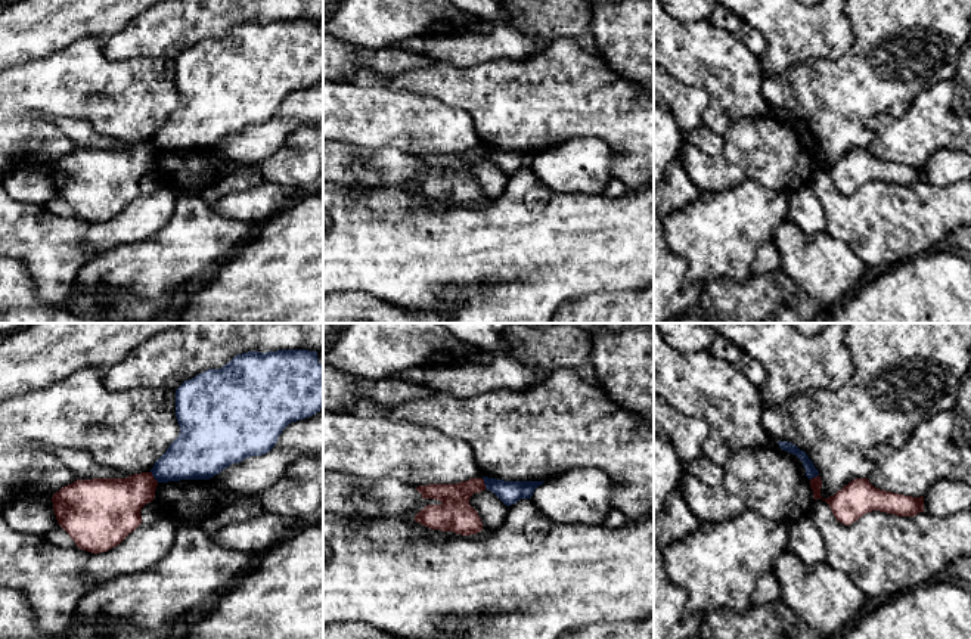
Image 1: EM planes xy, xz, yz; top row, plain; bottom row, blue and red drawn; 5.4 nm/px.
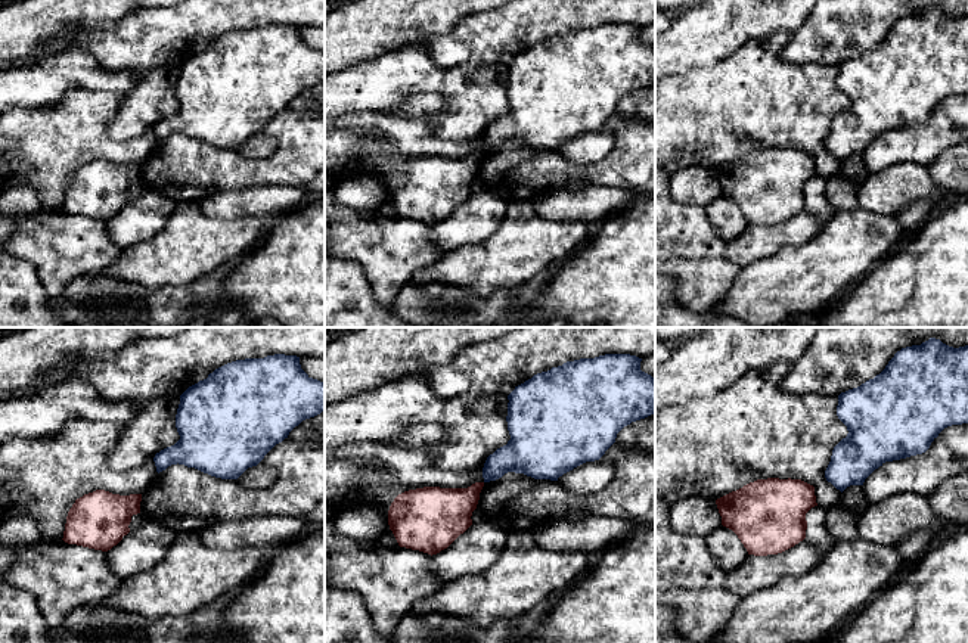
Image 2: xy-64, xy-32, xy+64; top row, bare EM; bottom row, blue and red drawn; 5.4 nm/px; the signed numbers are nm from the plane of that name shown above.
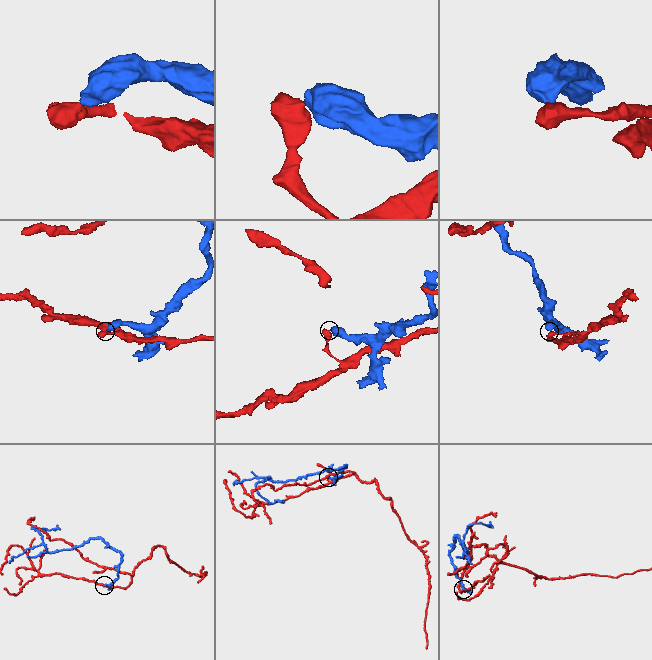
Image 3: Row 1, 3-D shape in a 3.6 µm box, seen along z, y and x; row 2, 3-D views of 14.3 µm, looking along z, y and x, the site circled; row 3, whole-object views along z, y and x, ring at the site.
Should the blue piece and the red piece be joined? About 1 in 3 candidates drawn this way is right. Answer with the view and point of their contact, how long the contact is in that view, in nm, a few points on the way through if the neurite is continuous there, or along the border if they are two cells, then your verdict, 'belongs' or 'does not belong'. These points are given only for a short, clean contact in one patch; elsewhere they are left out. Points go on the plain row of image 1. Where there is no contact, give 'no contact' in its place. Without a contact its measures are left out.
xy (154, 146) | 80 nm | along xy (151, 140), (158, 151) | does not belong

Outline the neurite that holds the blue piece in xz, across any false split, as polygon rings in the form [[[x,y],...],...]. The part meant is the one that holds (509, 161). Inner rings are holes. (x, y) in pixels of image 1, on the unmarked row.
[[[483,146],[486,158],[494,162],[506,176],[519,168],[531,168],[534,159],[545,151],[503,151]]]

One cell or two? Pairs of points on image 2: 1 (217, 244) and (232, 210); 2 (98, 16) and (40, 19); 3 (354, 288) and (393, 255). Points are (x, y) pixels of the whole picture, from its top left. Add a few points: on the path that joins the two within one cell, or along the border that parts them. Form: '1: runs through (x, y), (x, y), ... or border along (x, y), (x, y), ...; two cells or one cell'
1: border along (198, 204), (211, 217), (264, 217); two cells
2: runs through (83, 16), (55, 16); one cell
3: border along (340, 257), (360, 266), (372, 295), (385, 307); two cells

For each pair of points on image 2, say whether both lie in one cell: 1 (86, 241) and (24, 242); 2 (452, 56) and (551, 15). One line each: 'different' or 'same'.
1: same
2: same

